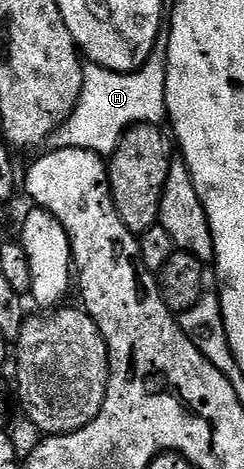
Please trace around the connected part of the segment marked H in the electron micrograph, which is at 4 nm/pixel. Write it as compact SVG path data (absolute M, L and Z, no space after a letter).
M157 39L148 63L131 74L119 74L95 64L85 65L80 99L72 109L72 115L52 135L51 145L56 148L82 148L101 156L110 156L129 126L161 125L168 113L165 100L167 48L167 39Z

